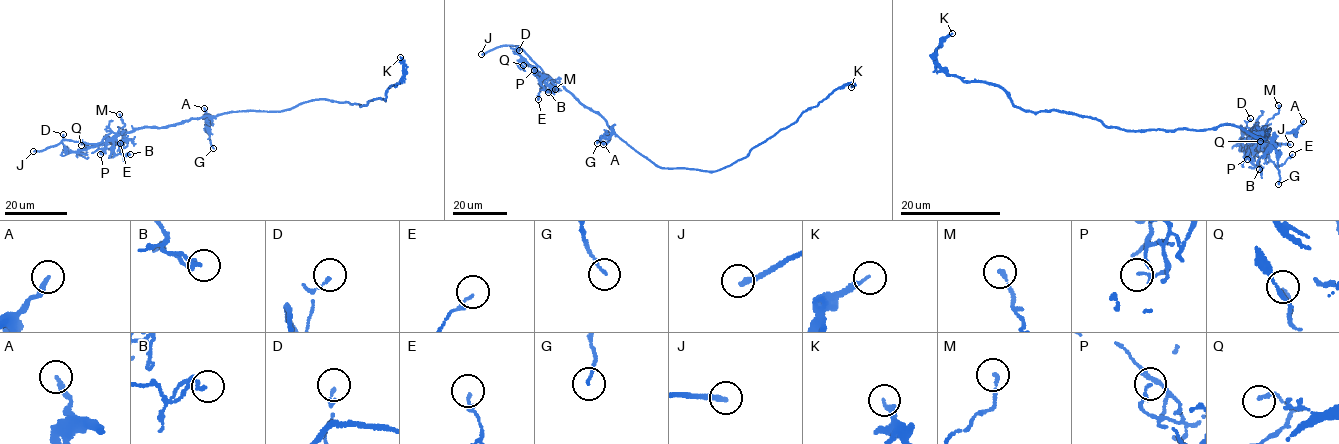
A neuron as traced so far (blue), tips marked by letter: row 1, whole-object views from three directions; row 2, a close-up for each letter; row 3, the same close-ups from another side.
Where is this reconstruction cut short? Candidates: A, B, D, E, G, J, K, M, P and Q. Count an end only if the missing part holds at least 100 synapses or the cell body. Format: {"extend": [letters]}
{"extend": ["J"]}

